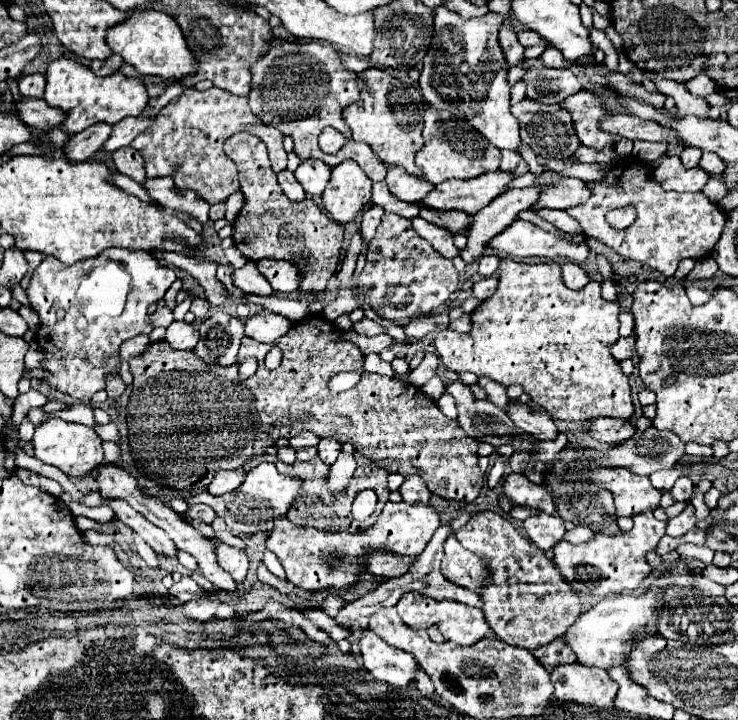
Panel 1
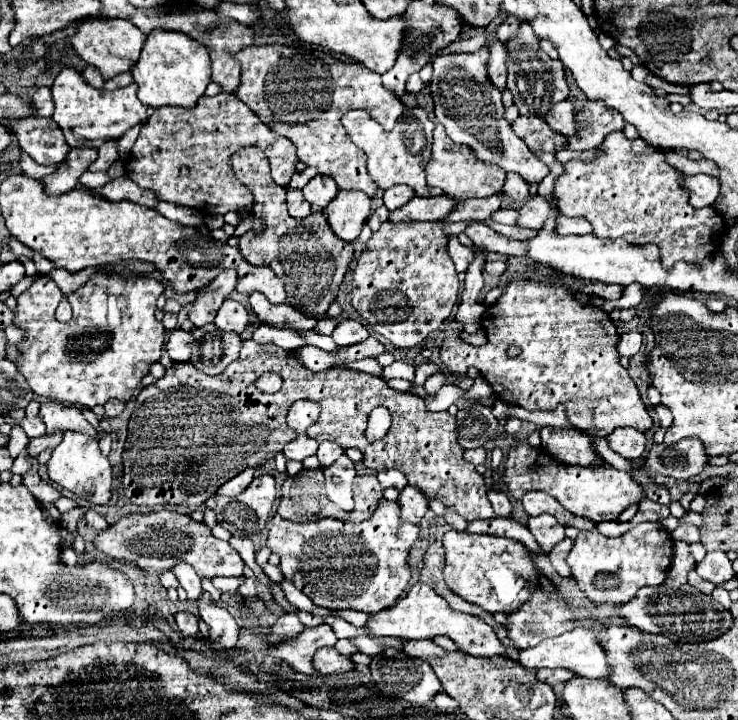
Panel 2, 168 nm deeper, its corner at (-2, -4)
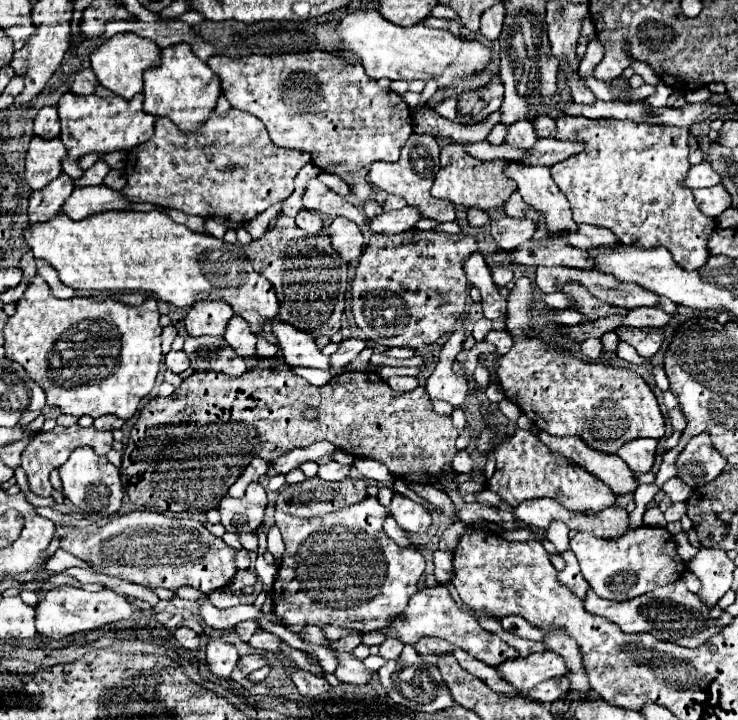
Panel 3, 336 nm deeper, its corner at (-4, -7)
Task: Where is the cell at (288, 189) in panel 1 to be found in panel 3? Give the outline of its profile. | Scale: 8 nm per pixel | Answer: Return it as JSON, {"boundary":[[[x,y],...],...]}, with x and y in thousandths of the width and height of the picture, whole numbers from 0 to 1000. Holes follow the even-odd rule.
{"boundary":[[[409,292],[401,300],[401,311],[417,325],[436,325],[436,319],[439,319],[436,303],[431,297],[425,297],[425,294],[417,294],[417,292]]]}

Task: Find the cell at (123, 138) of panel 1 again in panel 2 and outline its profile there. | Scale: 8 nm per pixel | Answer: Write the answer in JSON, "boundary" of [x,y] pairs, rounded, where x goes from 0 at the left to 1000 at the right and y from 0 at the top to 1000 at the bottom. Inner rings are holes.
{"boundary":[[[157,193],[144,196],[144,201],[133,207],[133,221],[122,229],[122,238],[146,238],[157,221],[160,221],[160,196]]]}

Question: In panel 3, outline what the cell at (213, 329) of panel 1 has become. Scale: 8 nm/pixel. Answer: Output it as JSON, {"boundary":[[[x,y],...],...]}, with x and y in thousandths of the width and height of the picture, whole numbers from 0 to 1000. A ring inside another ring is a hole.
{"boundary":[[[255,467],[249,478],[249,489],[255,492],[257,508],[266,517],[287,514],[287,517],[301,517],[309,522],[328,522],[331,517],[336,517],[333,500],[325,500],[325,494],[314,489],[314,483],[304,478],[293,486],[282,486],[282,472],[276,467],[271,472],[260,472]]]}

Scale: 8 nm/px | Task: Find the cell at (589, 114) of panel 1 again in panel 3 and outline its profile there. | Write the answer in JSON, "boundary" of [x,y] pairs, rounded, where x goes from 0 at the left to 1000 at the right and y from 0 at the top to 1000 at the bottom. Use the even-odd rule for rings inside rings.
{"boundary":[[[726,161],[721,167],[724,172],[724,181],[726,181],[726,189],[743,189],[743,192],[751,192],[751,178],[753,178],[753,167],[745,164],[745,161]]]}

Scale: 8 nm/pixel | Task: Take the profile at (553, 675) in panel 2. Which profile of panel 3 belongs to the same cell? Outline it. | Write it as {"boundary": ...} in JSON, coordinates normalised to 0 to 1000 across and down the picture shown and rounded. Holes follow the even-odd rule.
{"boundary":[[[753,942],[753,944],[740,944],[737,950],[729,950],[726,956],[715,958],[713,967],[718,967],[724,975],[751,975],[756,972],[762,964],[770,961],[770,944],[767,942]]]}

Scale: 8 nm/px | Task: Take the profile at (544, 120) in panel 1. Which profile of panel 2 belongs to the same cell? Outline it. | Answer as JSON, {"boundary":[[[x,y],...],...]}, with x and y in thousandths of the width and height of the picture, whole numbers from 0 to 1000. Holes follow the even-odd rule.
{"boundary":[[[705,160],[694,171],[694,179],[724,213],[756,213],[770,204],[770,190],[748,182],[737,163],[729,160]]]}

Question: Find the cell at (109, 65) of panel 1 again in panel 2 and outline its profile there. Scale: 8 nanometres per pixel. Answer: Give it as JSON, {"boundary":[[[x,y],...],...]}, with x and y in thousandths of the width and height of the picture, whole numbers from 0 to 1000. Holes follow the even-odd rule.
{"boundary":[[[119,90],[117,96],[114,96],[114,101],[111,101],[114,107],[117,107],[117,113],[122,115],[122,118],[127,118],[130,124],[138,124],[141,121],[141,115],[144,115],[144,110],[138,110],[138,104],[133,101],[133,96],[130,93],[125,93],[125,90]]]}

